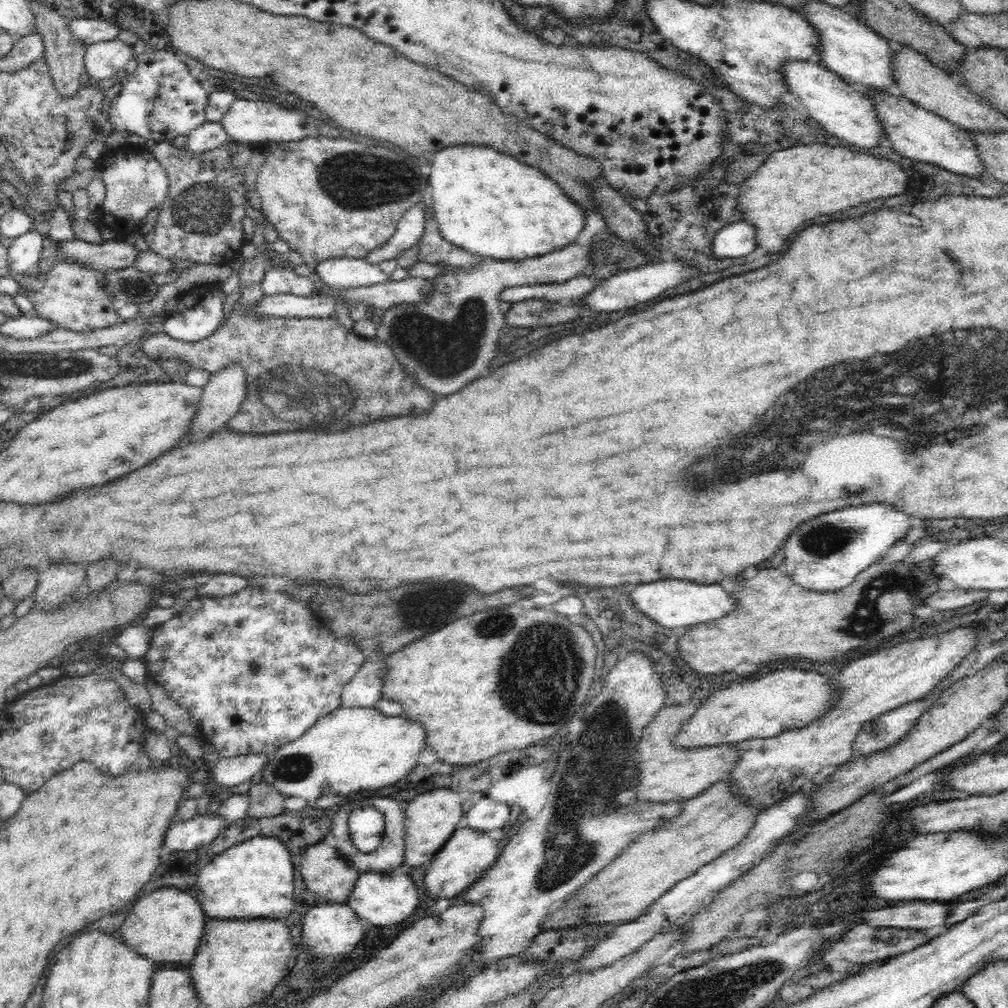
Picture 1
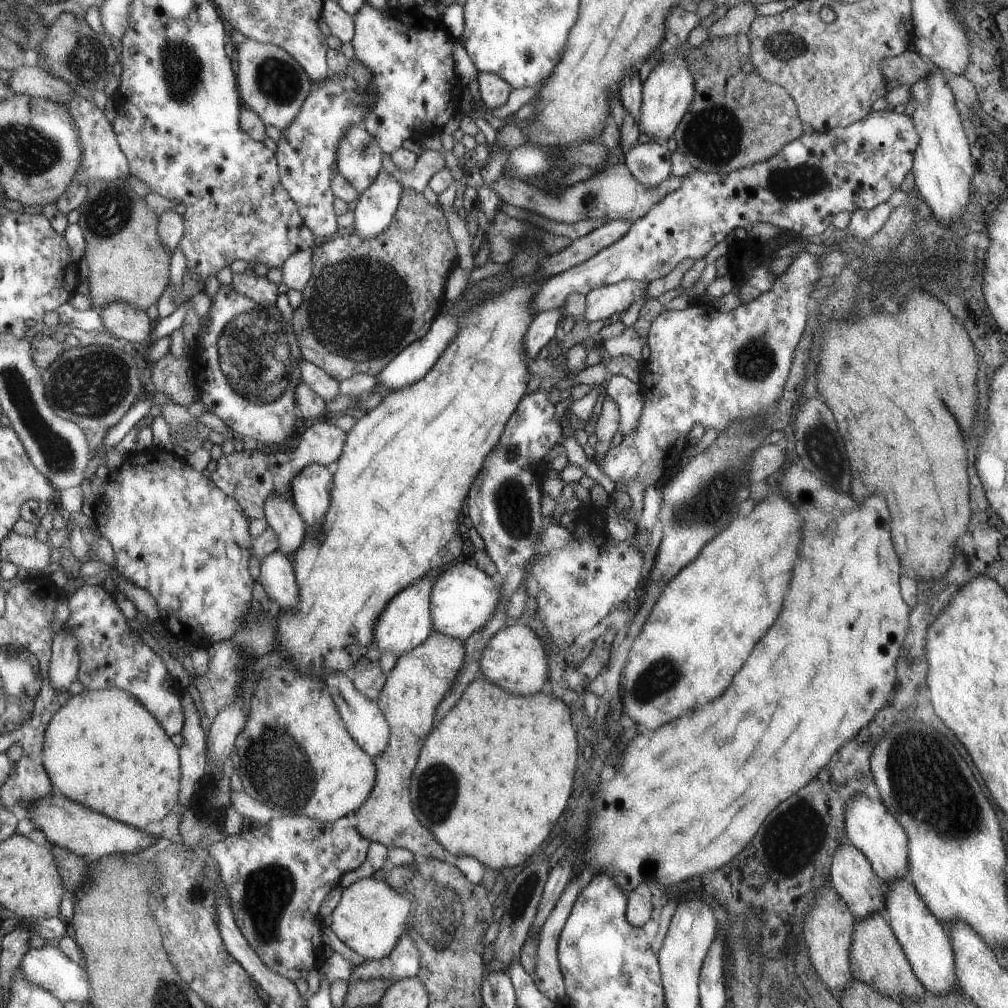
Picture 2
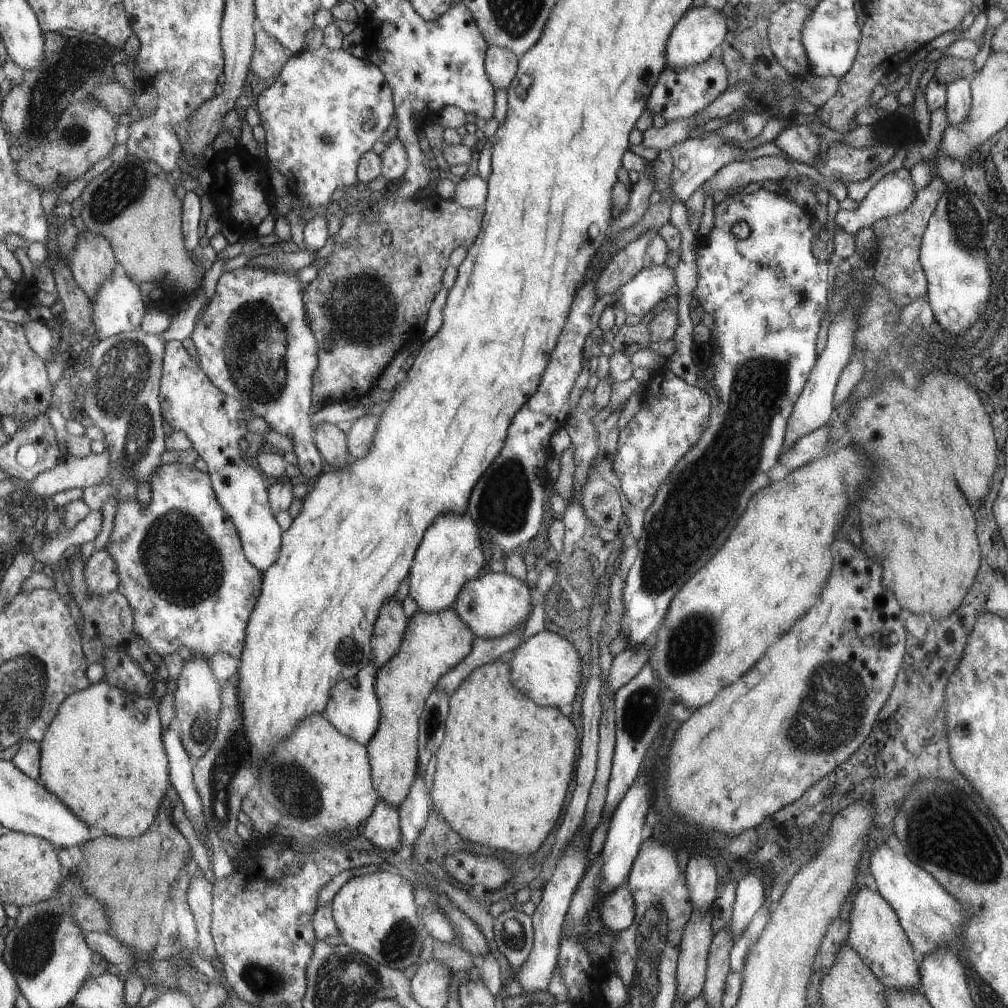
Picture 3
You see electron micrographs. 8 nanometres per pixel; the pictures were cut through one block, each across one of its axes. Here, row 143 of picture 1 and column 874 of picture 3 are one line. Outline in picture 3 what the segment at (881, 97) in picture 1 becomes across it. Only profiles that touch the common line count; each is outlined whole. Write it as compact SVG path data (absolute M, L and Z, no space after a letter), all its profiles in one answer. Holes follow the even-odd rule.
M862 884L857 887L849 912L848 945L861 956L861 960L869 966L869 970L884 983L885 987L899 988L899 990L915 990L920 981L919 964L911 954L908 936L905 936L903 927L897 922L896 911L891 910L888 902L878 893Z

